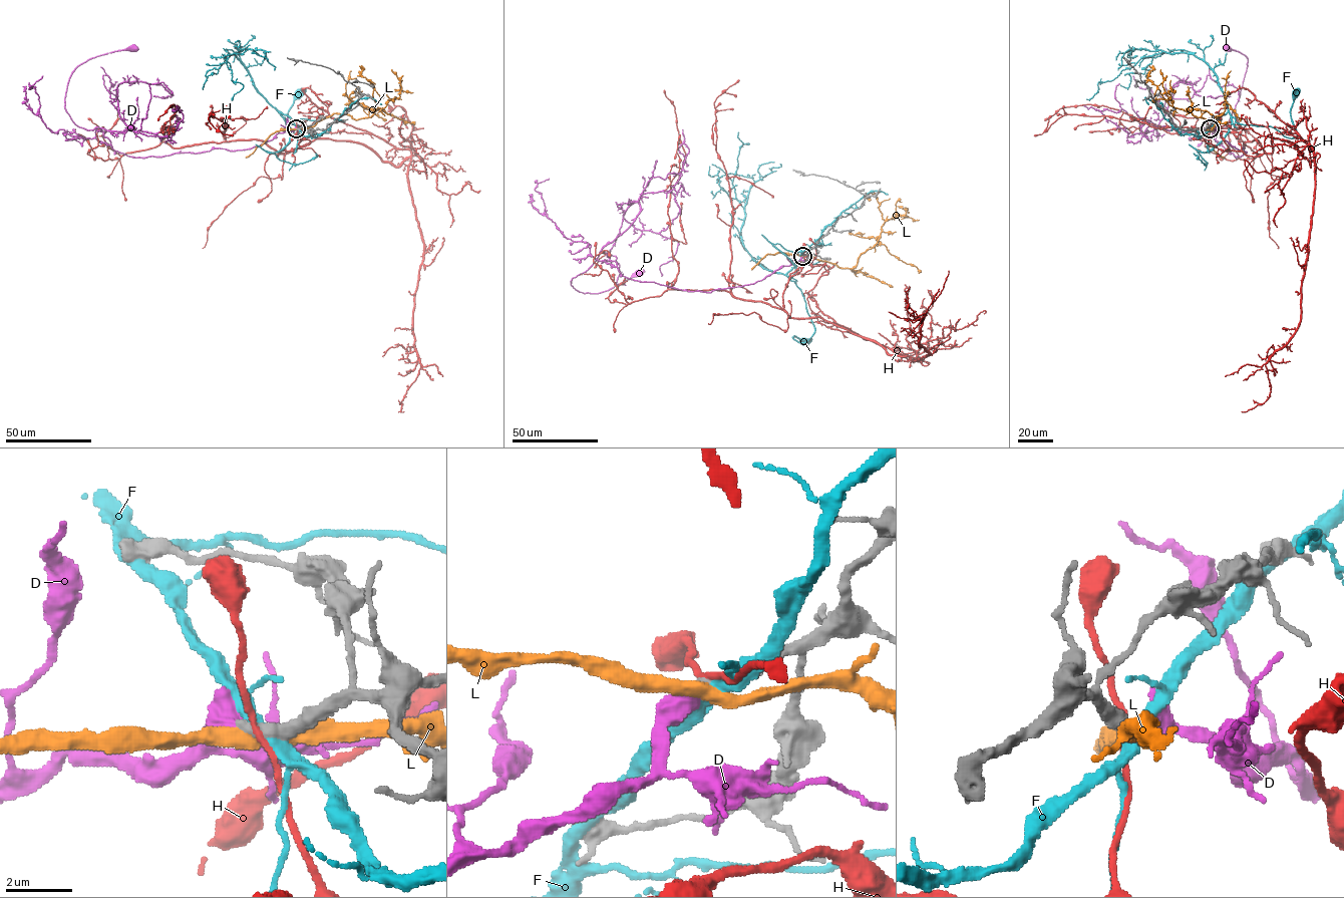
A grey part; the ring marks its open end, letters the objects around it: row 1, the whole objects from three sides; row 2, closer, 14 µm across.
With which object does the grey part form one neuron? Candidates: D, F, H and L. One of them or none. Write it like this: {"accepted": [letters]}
{"accepted": ["D"]}

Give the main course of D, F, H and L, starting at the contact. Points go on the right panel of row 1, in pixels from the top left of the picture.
D: (1210, 128), (1247, 152), (1236, 158), (1205, 128), (1218, 130), (1229, 122), (1248, 65), (1244, 54), (1227, 47)
F: (1210, 128), (1228, 111), (1237, 122), (1270, 126), (1284, 136), (1294, 137), (1297, 131), (1291, 109), (1295, 94)
H: (1210, 128), (1225, 151), (1260, 157), (1279, 138), (1314, 159), (1301, 322), (1265, 364), (1269, 397), (1242, 411)
L: (1210, 128), (1223, 114), (1209, 119), (1170, 105), (1146, 78), (1152, 68), (1149, 65)

